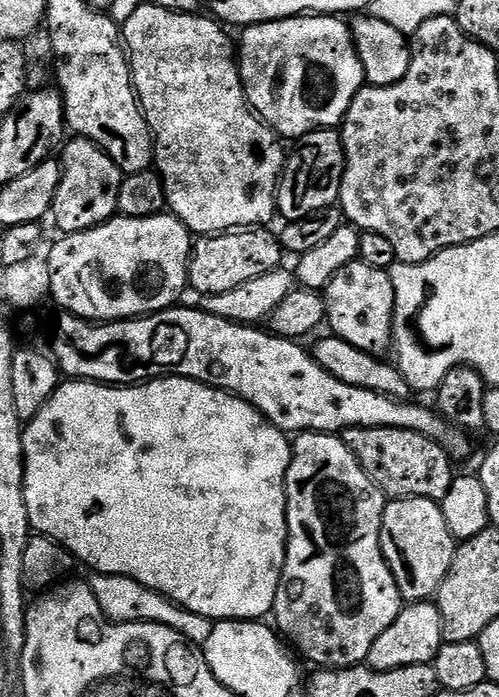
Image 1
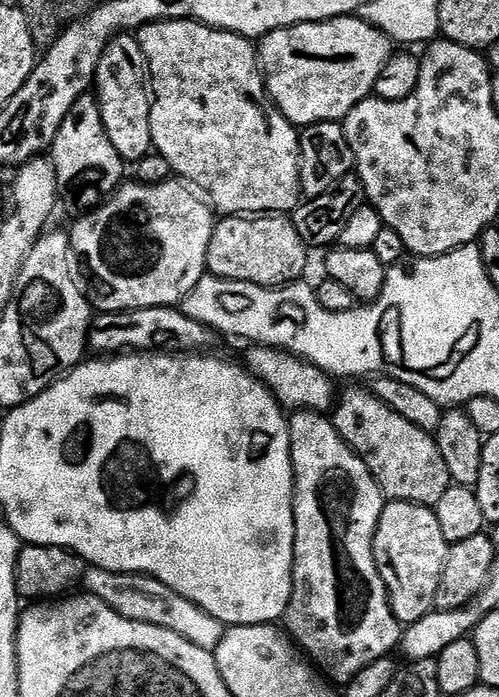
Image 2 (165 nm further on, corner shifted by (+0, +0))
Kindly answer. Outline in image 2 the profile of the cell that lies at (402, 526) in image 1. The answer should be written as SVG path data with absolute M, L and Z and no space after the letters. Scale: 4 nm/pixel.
M389 501L379 518L372 544L376 566L398 622L407 626L418 622L418 618L426 618L426 614L435 609L434 594L438 594L442 566L446 566L446 554L450 547L446 538L442 538L442 526L435 511L420 504Z

